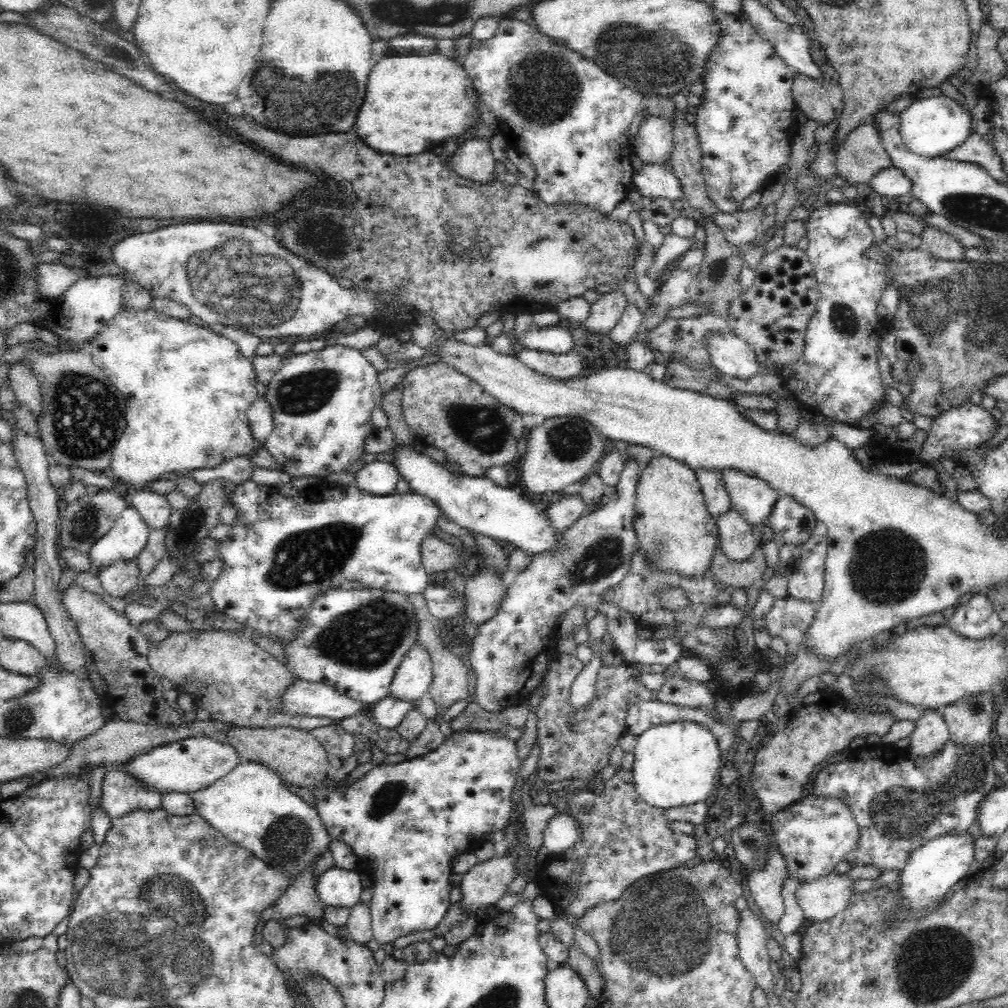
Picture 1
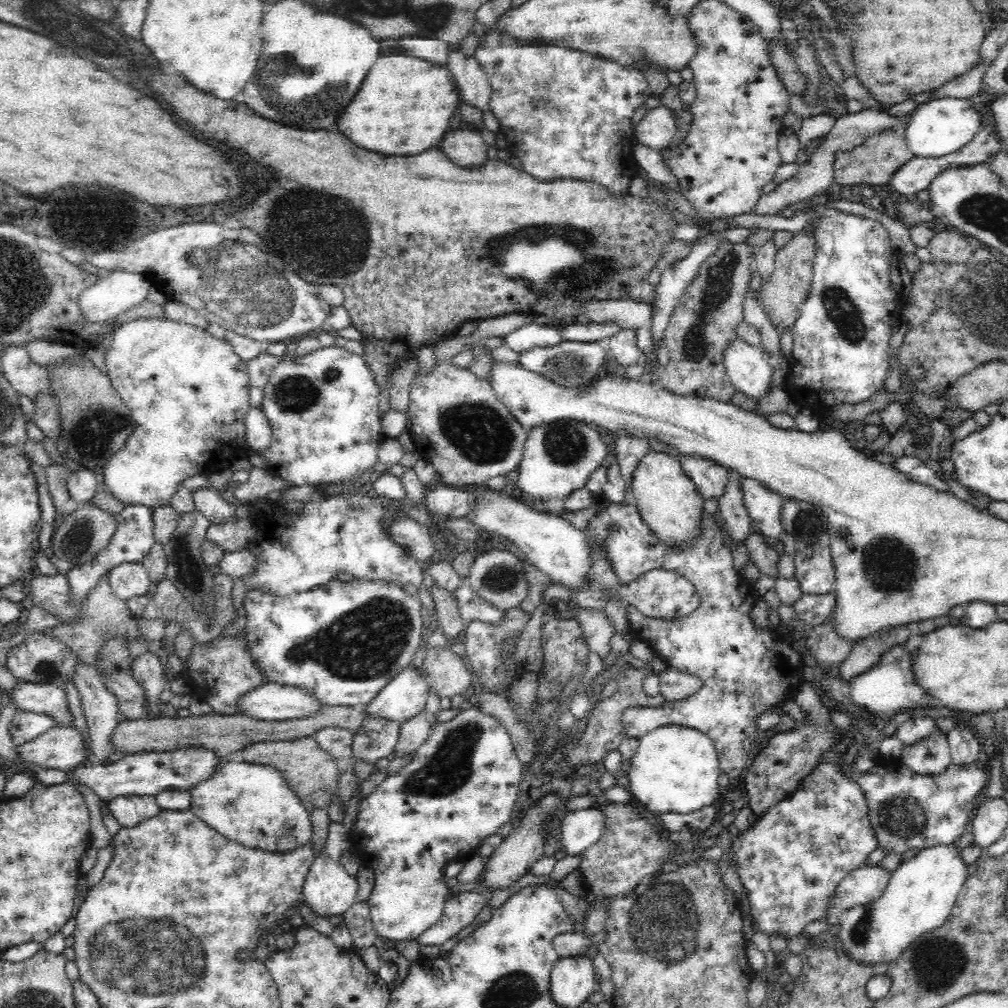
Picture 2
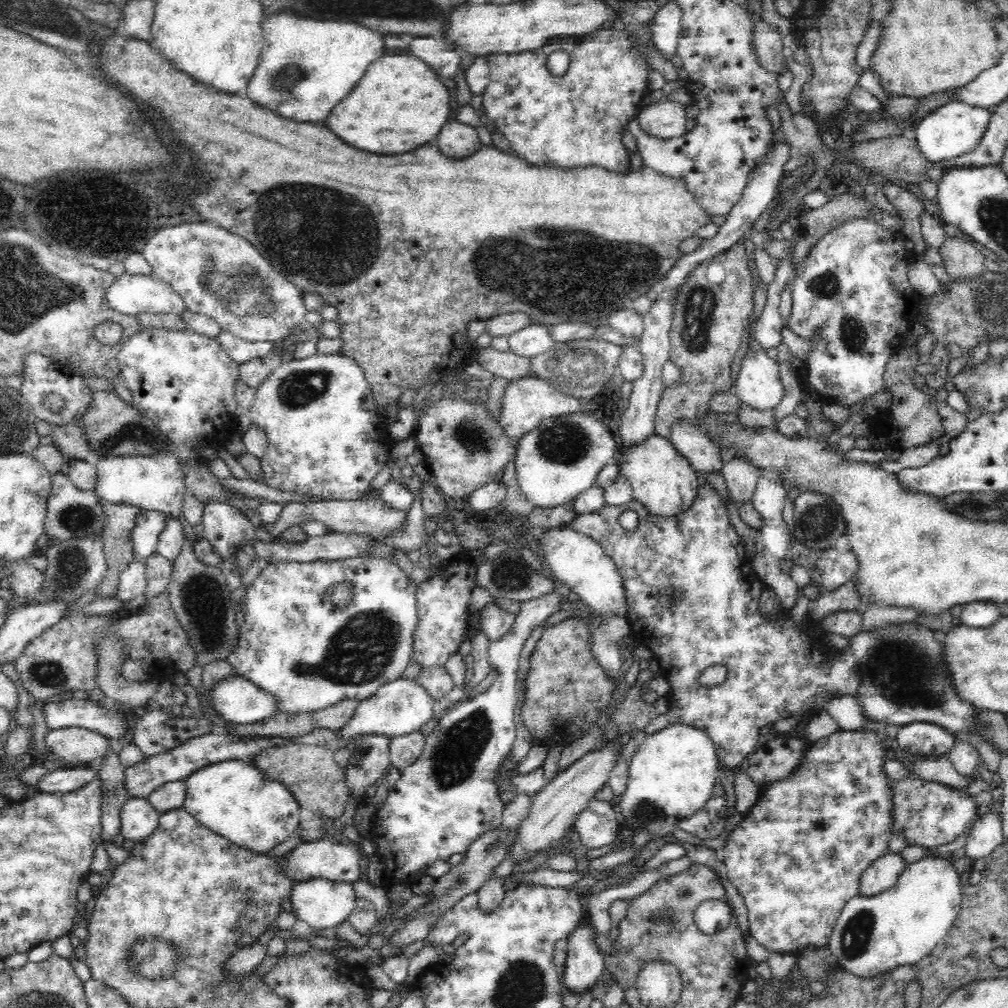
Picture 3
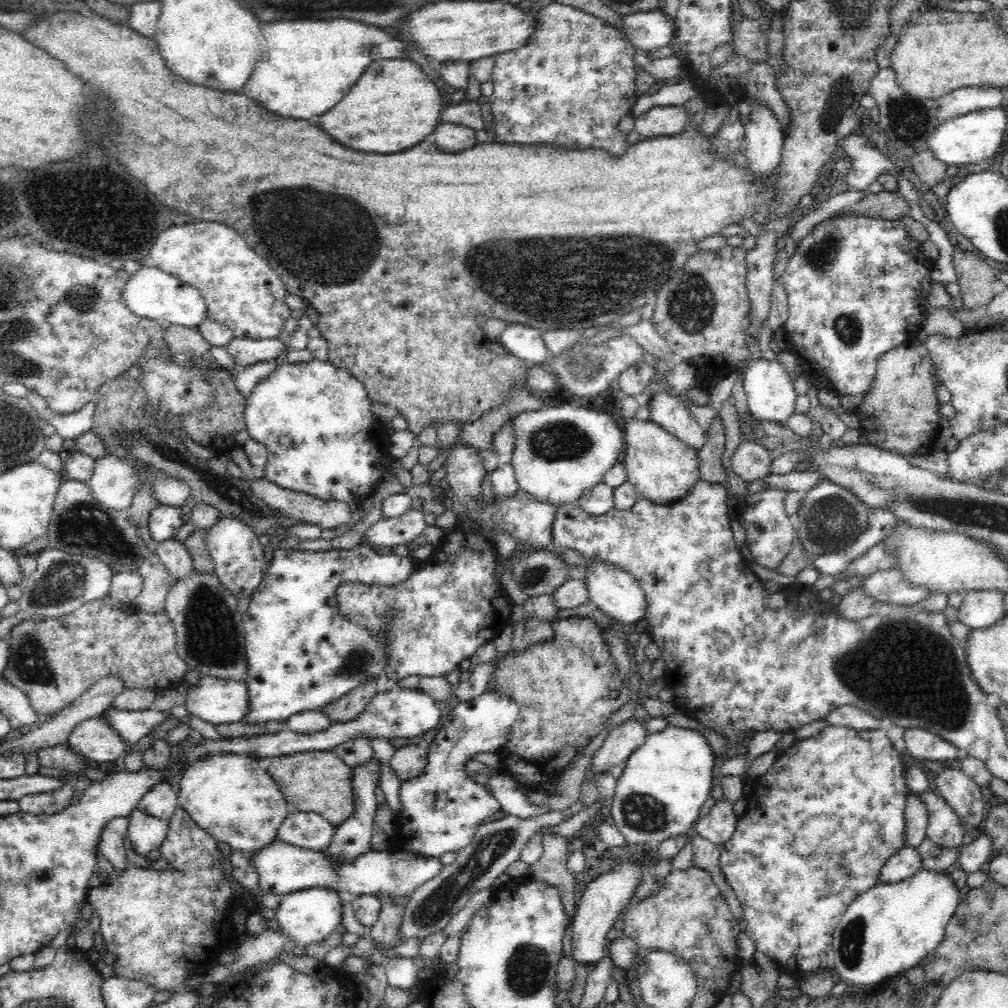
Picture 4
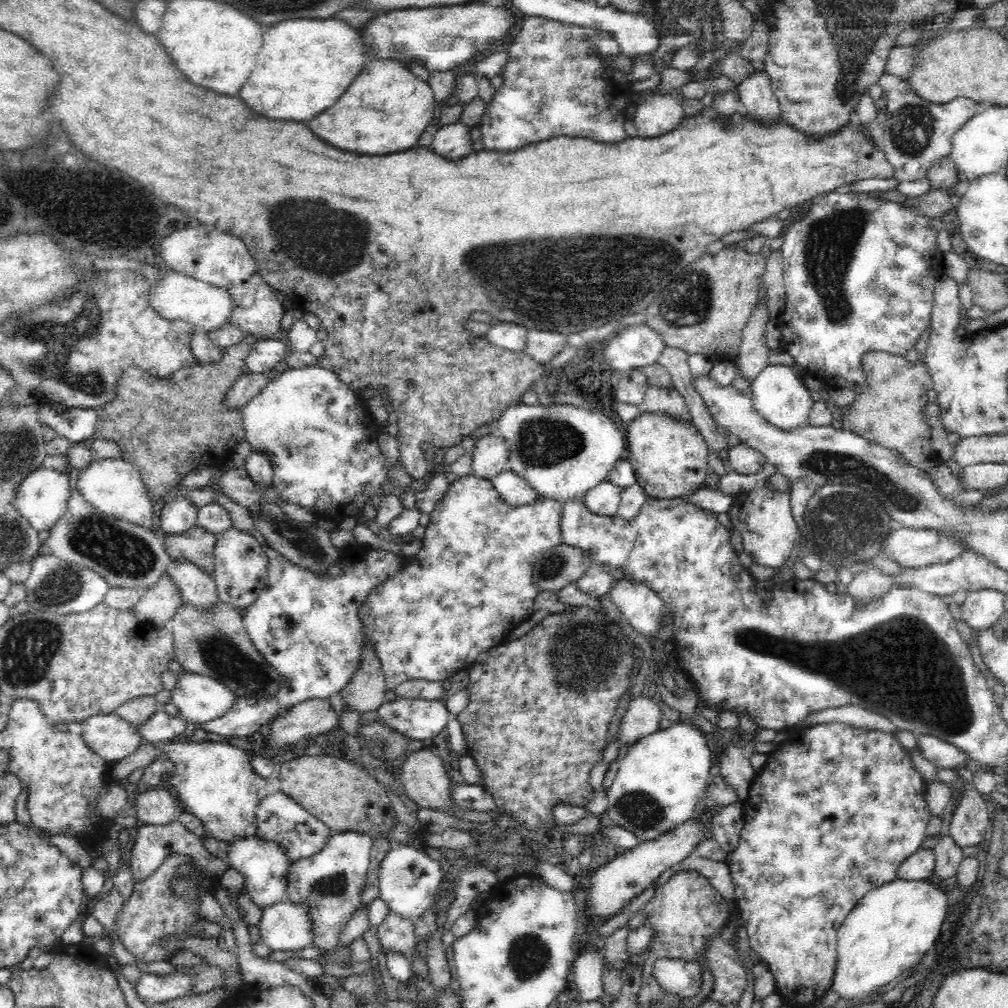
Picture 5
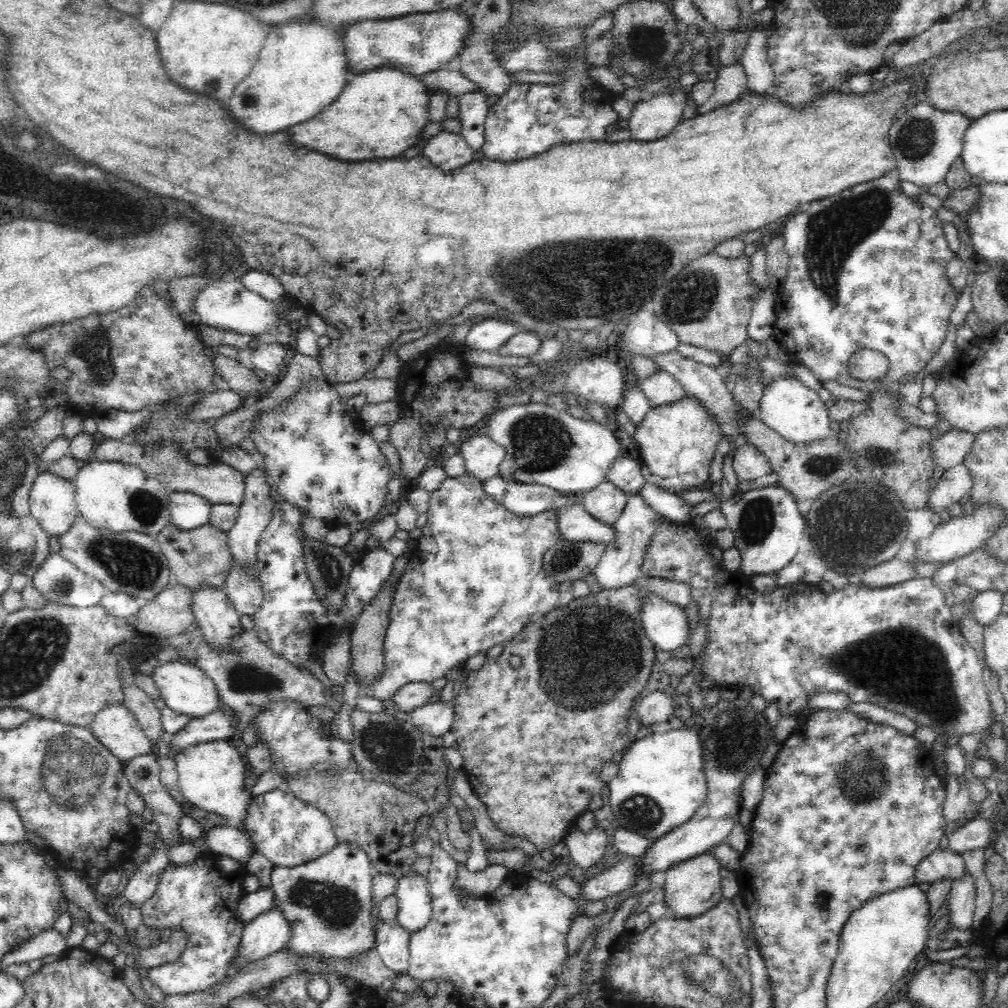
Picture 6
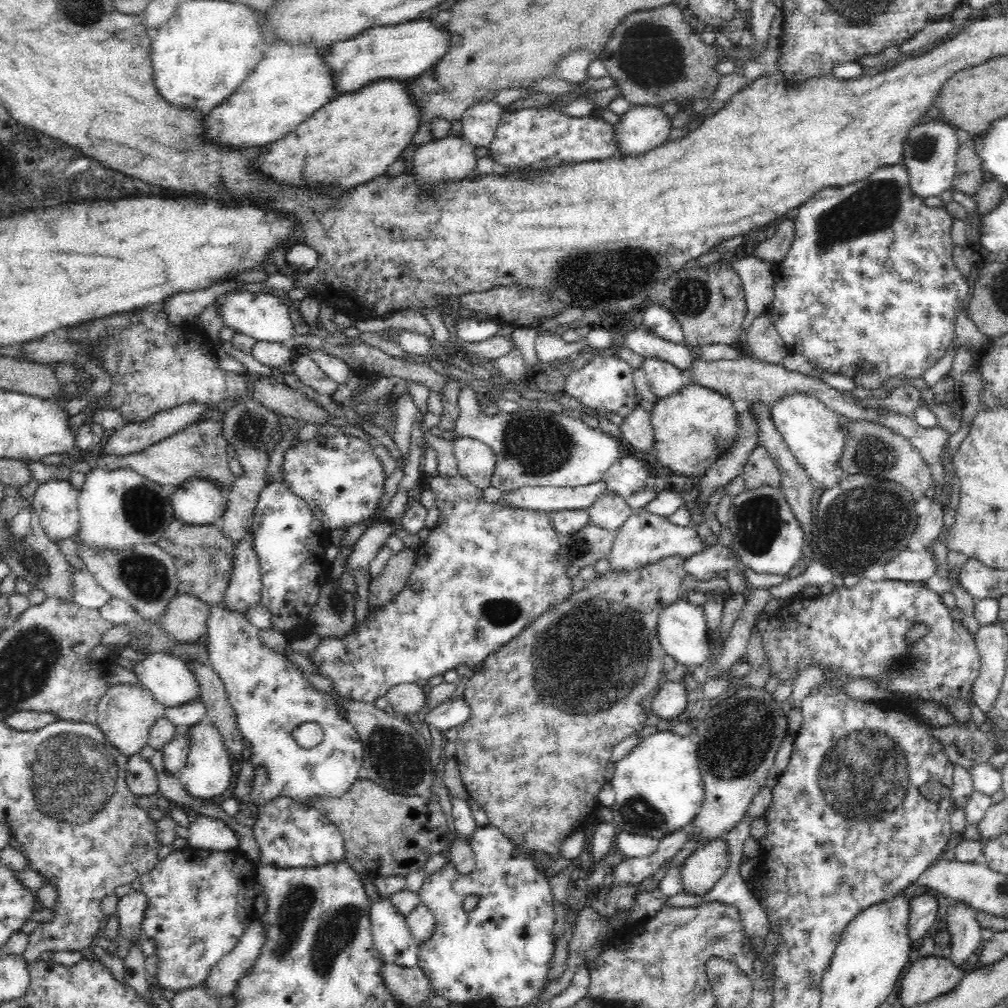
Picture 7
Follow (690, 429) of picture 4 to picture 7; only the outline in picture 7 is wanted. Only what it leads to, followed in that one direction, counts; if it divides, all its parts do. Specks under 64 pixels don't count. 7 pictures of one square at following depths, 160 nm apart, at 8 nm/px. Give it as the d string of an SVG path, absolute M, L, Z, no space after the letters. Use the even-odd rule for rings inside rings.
M649 356L643 357L642 364L650 389L658 399L677 394L686 385L685 374L674 364Z

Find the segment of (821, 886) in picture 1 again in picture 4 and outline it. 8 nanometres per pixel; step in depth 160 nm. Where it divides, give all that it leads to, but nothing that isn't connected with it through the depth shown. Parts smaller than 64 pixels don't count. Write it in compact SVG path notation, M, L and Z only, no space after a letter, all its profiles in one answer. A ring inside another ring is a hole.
M914 847L901 848L893 857L889 858L882 874L880 874L879 882L900 882L911 878L923 869L923 862Z

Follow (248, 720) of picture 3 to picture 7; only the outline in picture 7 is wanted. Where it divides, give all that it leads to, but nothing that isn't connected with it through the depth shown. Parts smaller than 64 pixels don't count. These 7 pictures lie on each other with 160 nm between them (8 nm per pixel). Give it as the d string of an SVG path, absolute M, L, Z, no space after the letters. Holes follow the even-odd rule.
M153 651L144 654L142 659L131 660L133 662L130 670L138 679L138 684L148 689L154 698L167 708L186 704L190 700L194 700L200 695L198 682L192 675L192 671L188 669L186 663L180 661L178 657L174 657L169 653Z

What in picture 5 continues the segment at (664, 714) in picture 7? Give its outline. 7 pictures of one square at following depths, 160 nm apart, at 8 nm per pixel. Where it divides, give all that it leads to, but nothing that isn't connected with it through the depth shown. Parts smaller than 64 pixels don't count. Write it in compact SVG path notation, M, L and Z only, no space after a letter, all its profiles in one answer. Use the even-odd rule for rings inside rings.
M646 694L631 700L620 723L620 740L622 745L634 745L638 740L657 732L660 729L662 711Z

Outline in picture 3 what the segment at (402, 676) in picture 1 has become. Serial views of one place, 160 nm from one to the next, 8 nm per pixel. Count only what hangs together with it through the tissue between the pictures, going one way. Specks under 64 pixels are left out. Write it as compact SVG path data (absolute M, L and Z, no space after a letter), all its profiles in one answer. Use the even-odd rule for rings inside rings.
M400 677L381 686L374 694L361 701L352 718L343 728L333 731L333 734L337 743L344 744L364 736L382 736L390 739L408 736L412 732L420 731L422 726L436 716L433 703L433 698L423 686L414 683L414 680Z

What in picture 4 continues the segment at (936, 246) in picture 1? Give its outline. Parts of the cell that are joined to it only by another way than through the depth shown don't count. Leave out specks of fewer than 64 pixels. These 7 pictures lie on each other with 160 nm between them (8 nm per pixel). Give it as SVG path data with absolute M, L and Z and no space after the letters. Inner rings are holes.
M954 251L953 264L962 289L963 306L985 308L997 296L996 274L975 251Z

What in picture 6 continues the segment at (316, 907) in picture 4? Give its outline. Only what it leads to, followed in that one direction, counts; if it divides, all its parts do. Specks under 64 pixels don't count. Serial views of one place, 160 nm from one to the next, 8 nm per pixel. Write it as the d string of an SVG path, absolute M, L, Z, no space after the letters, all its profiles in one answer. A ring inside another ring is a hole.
M270 909L245 923L234 958L228 964L228 974L265 956L282 950L290 938L290 925L278 909Z

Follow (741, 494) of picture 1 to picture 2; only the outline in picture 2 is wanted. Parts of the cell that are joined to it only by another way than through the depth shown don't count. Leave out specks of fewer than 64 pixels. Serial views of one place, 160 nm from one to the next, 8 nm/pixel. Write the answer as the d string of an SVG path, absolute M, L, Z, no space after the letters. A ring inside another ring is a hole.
M743 478L741 489L746 510L750 518L760 527L758 534L774 549L784 534L781 510L787 498L768 490L760 481L752 478Z

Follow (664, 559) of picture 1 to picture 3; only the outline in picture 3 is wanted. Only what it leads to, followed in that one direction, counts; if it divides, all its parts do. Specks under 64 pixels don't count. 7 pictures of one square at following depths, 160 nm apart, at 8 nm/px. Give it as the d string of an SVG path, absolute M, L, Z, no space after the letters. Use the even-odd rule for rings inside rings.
M654 433L642 442L626 448L617 463L619 474L628 479L633 488L633 499L641 502L650 514L676 516L684 512L696 498L700 485L696 471L668 438Z

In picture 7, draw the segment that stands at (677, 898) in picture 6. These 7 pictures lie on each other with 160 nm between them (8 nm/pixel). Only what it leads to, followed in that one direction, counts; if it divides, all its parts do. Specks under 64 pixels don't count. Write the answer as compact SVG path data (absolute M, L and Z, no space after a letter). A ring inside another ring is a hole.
M724 837L702 844L682 864L683 890L690 895L706 894L726 874L729 862Z

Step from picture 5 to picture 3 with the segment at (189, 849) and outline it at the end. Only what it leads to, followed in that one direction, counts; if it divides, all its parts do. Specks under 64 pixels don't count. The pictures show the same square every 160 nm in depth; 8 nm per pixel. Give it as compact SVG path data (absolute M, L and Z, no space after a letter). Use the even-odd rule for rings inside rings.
M146 799L128 800L121 812L121 834L133 844L145 841L159 827L160 816Z

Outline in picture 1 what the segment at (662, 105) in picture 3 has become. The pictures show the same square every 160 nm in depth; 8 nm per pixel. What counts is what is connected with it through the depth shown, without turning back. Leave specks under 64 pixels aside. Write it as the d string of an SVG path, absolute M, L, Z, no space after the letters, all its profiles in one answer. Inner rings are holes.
M648 114L640 123L635 137L635 150L633 153L646 162L663 164L671 158L674 148L673 128L662 116Z

